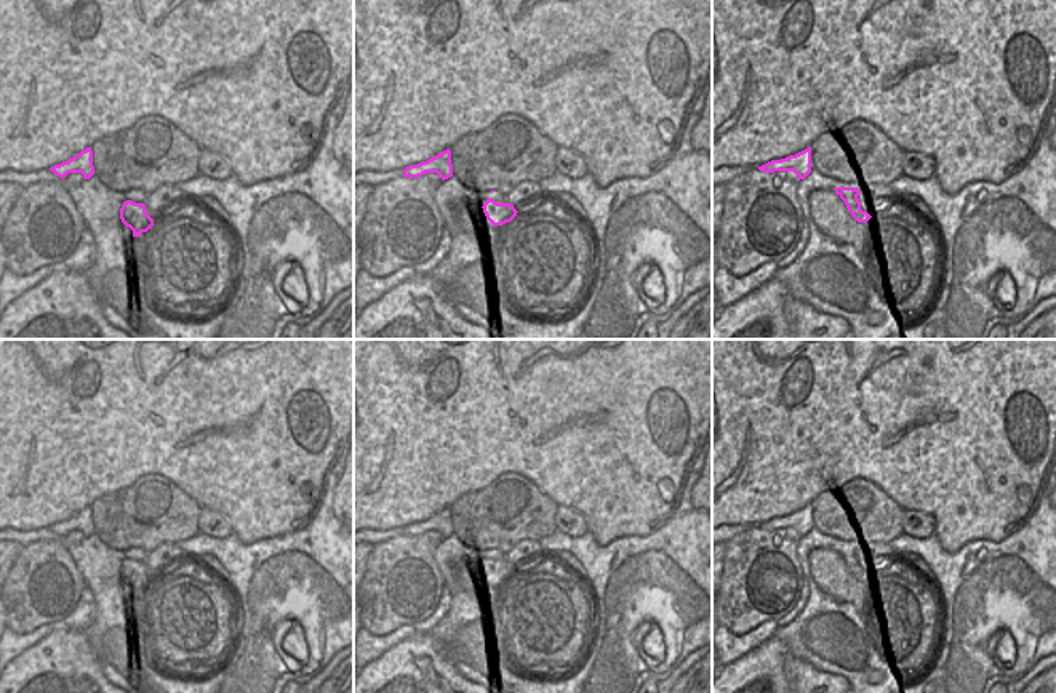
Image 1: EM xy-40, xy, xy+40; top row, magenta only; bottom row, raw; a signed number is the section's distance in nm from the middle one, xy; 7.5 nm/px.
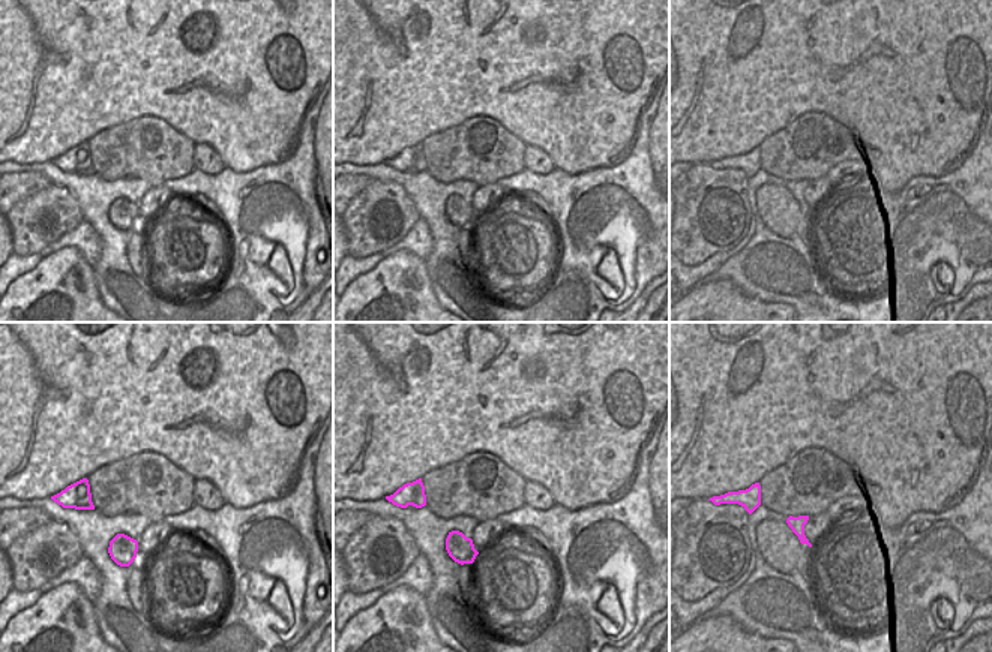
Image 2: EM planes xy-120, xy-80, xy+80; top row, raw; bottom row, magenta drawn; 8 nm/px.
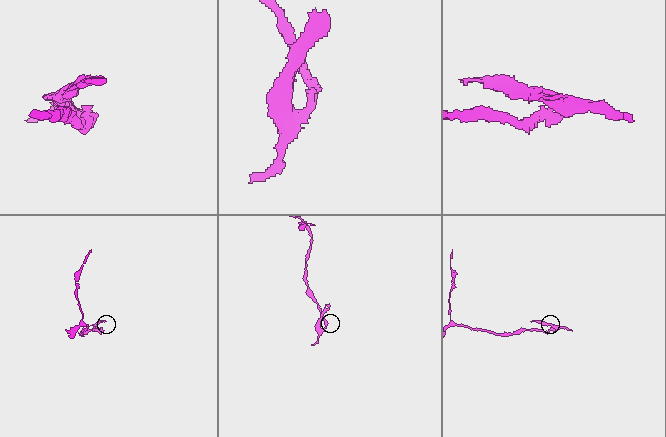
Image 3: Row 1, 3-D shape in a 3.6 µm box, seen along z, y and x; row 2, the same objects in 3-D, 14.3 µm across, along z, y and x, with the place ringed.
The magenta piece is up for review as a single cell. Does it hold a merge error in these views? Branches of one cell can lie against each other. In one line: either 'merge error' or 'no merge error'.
merge error

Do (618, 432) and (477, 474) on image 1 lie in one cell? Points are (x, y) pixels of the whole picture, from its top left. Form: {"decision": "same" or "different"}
{"decision": "same"}

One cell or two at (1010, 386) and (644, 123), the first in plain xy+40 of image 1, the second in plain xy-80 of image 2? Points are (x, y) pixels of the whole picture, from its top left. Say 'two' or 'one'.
two

